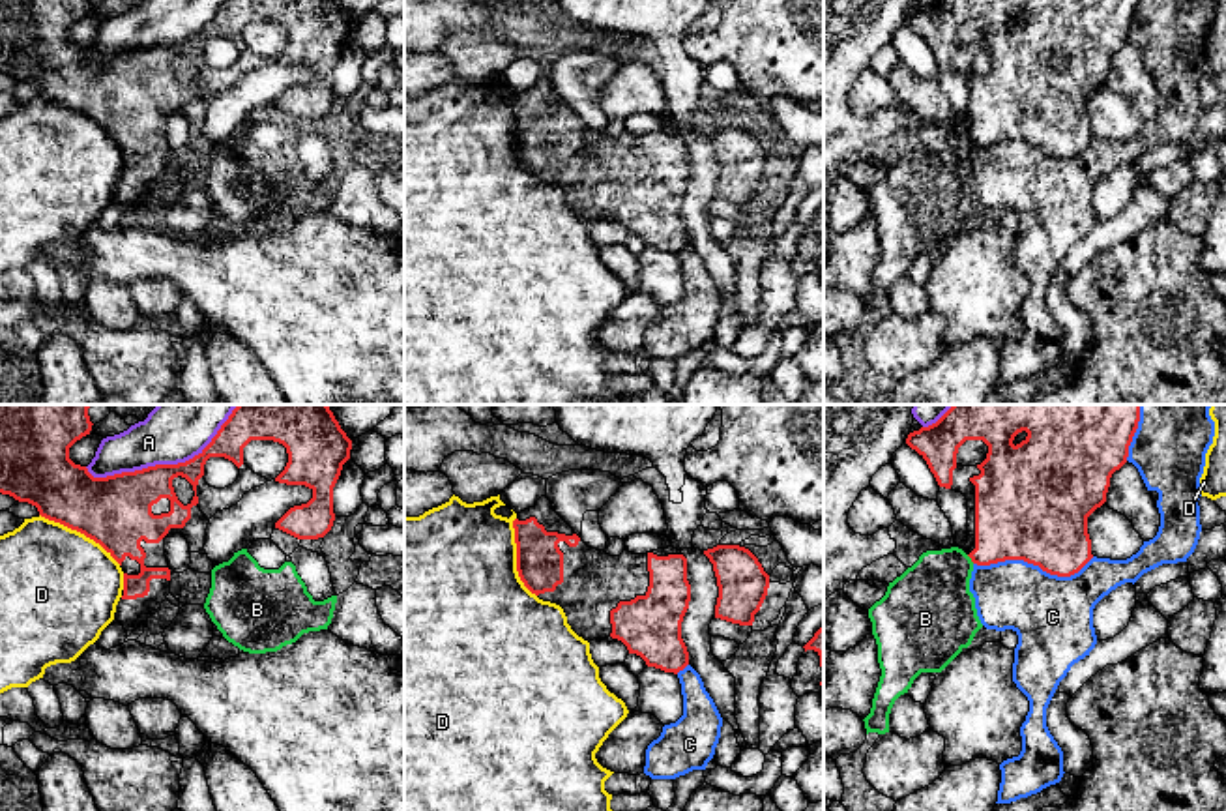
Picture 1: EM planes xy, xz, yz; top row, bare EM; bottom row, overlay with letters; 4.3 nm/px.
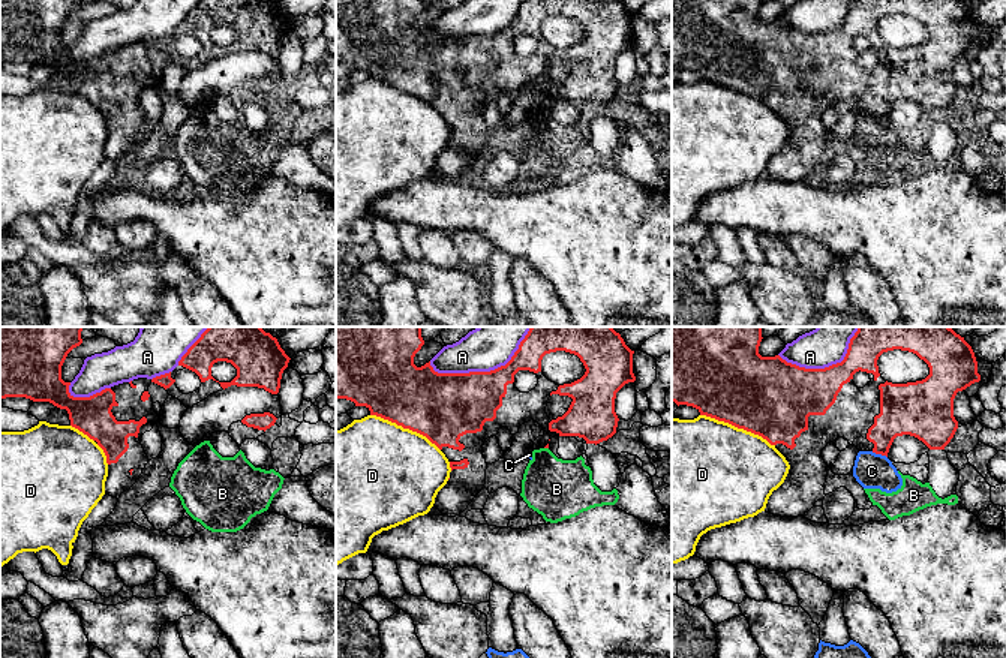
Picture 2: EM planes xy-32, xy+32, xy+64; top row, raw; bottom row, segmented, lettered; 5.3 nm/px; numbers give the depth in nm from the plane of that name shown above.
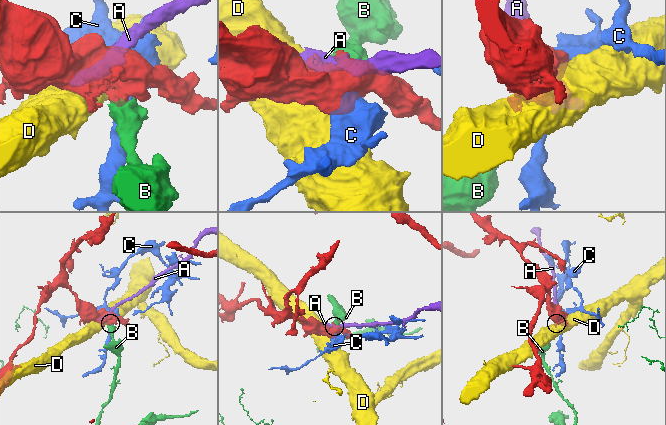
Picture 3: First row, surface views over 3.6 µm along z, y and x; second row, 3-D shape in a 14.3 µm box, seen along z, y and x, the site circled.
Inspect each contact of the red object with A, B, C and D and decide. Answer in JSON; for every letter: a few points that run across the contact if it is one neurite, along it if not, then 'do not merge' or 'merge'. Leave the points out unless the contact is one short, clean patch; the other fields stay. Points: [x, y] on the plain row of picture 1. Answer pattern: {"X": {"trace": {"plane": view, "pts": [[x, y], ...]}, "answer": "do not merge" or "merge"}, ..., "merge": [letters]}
{"A": {"answer": "do not merge"}, "B": {"trace": {"plane": "yz", "pts": [[966, 135], [974, 143]]}, "answer": "do not merge"}, "C": {"answer": "do not merge"}, "D": {"answer": "do not merge"}, "merge": []}

